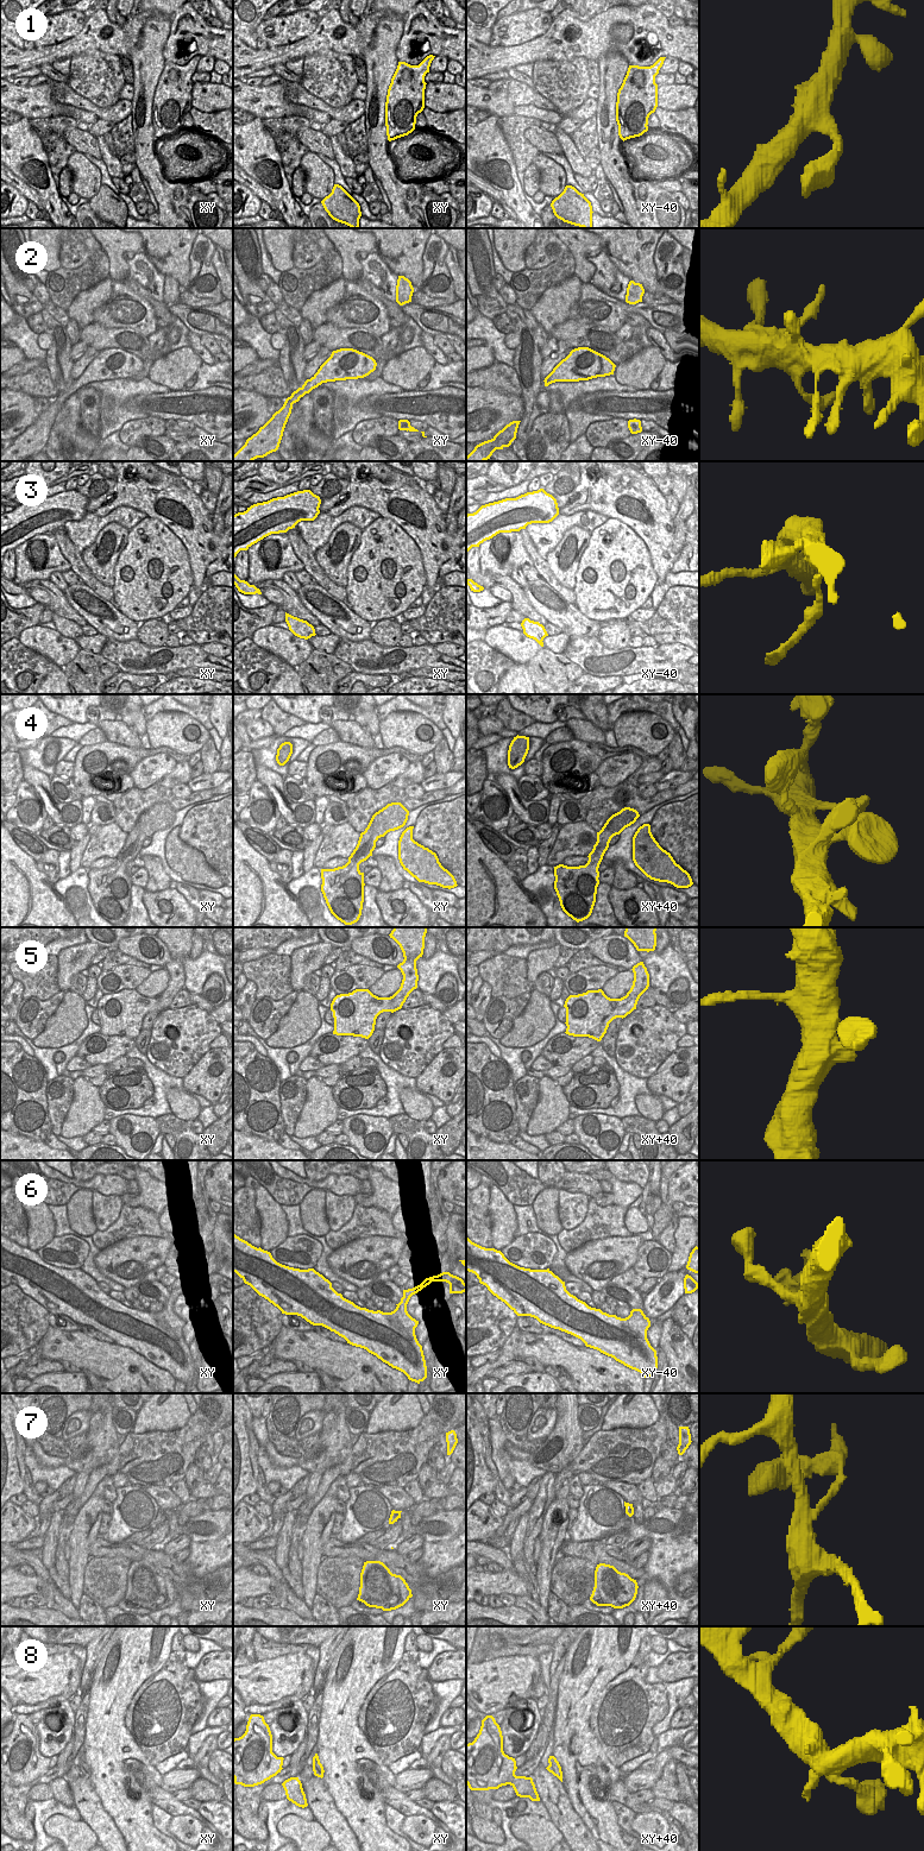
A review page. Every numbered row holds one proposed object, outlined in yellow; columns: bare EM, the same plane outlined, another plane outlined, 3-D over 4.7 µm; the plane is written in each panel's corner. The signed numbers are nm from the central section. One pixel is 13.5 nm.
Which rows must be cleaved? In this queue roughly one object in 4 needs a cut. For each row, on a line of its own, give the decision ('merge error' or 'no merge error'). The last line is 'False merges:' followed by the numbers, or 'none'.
1: no merge error
2: no merge error
3: merge error
4: no merge error
5: no merge error
6: merge error
7: merge error
8: merge error
False merges: 3, 6, 7, 8

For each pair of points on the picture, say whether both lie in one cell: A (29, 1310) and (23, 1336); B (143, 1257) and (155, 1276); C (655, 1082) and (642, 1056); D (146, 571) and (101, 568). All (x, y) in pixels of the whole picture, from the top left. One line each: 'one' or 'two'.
A: one
B: two
C: two
D: two

